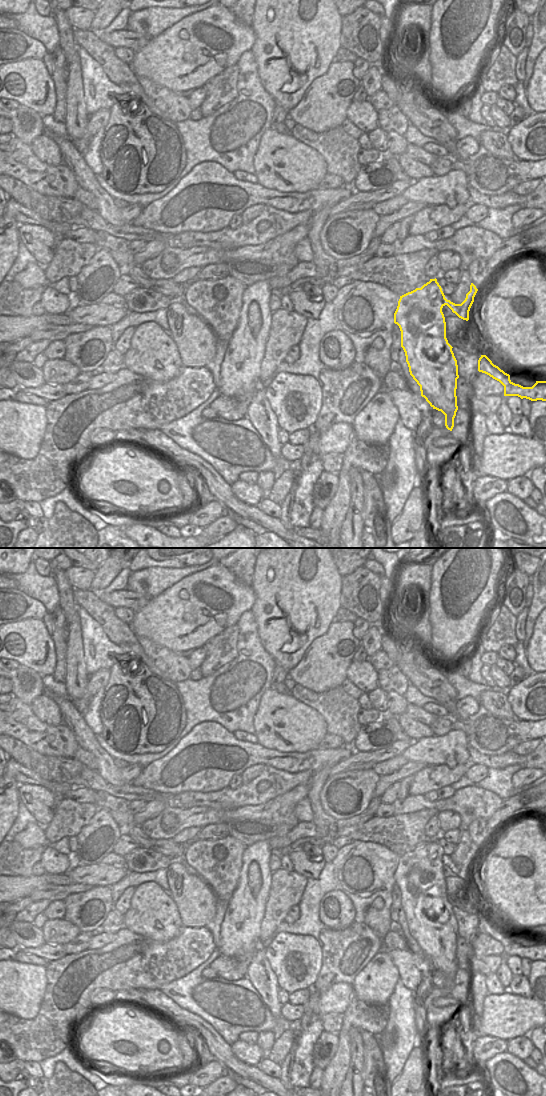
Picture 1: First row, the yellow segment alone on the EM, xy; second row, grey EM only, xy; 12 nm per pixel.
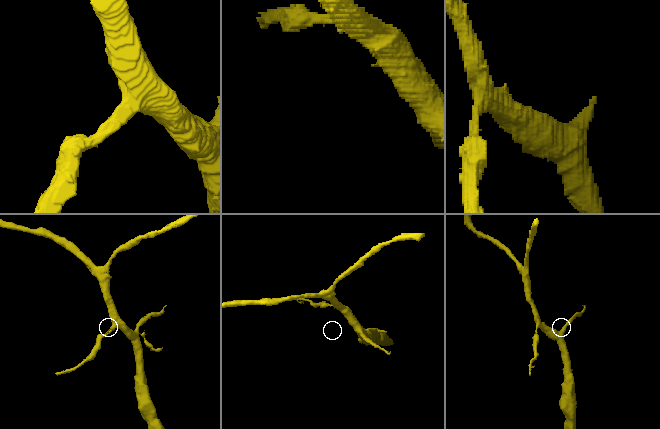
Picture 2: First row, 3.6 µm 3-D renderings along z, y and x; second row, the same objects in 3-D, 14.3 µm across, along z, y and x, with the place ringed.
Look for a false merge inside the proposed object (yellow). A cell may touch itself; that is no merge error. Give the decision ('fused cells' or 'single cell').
single cell

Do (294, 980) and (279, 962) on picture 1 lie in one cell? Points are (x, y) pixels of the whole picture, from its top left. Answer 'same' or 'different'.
same

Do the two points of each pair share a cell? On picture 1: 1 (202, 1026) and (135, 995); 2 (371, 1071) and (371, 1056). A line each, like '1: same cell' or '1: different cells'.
1: different cells
2: same cell

